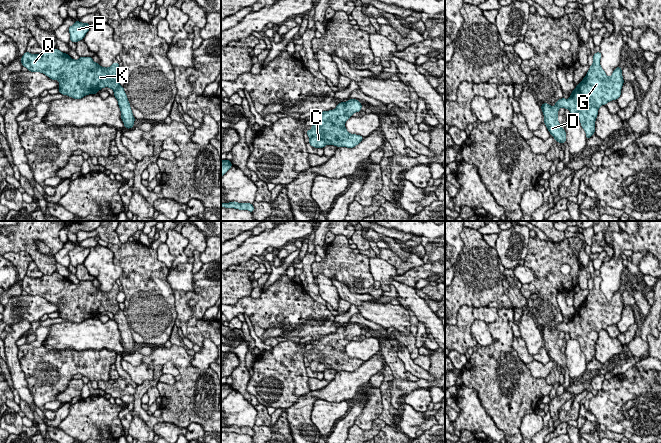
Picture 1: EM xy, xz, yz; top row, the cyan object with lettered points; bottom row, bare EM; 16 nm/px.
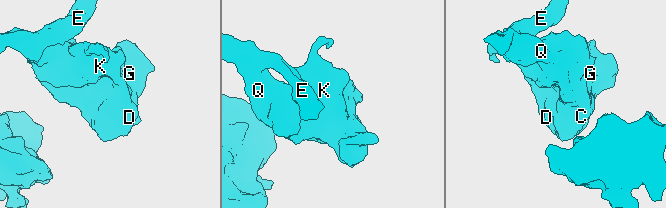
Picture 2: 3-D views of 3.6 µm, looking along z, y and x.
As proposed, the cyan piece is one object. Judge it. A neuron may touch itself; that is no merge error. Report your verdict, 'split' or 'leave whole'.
leave whole

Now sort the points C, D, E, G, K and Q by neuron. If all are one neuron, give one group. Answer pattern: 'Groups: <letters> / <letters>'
Groups: C D E G K Q

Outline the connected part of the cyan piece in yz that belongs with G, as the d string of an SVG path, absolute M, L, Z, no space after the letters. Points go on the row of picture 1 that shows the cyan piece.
M601 52L594 54L593 64L587 75L579 85L576 85L567 100L564 97L557 100L554 107L548 103L540 105L544 115L544 124L558 143L566 142L565 129L561 128L557 120L558 110L561 107L569 109L571 115L579 118L588 139L595 133L595 121L599 107L606 105L609 101L617 100L621 95L624 84L622 69L616 67L612 76L608 77L600 65L601 57Z

